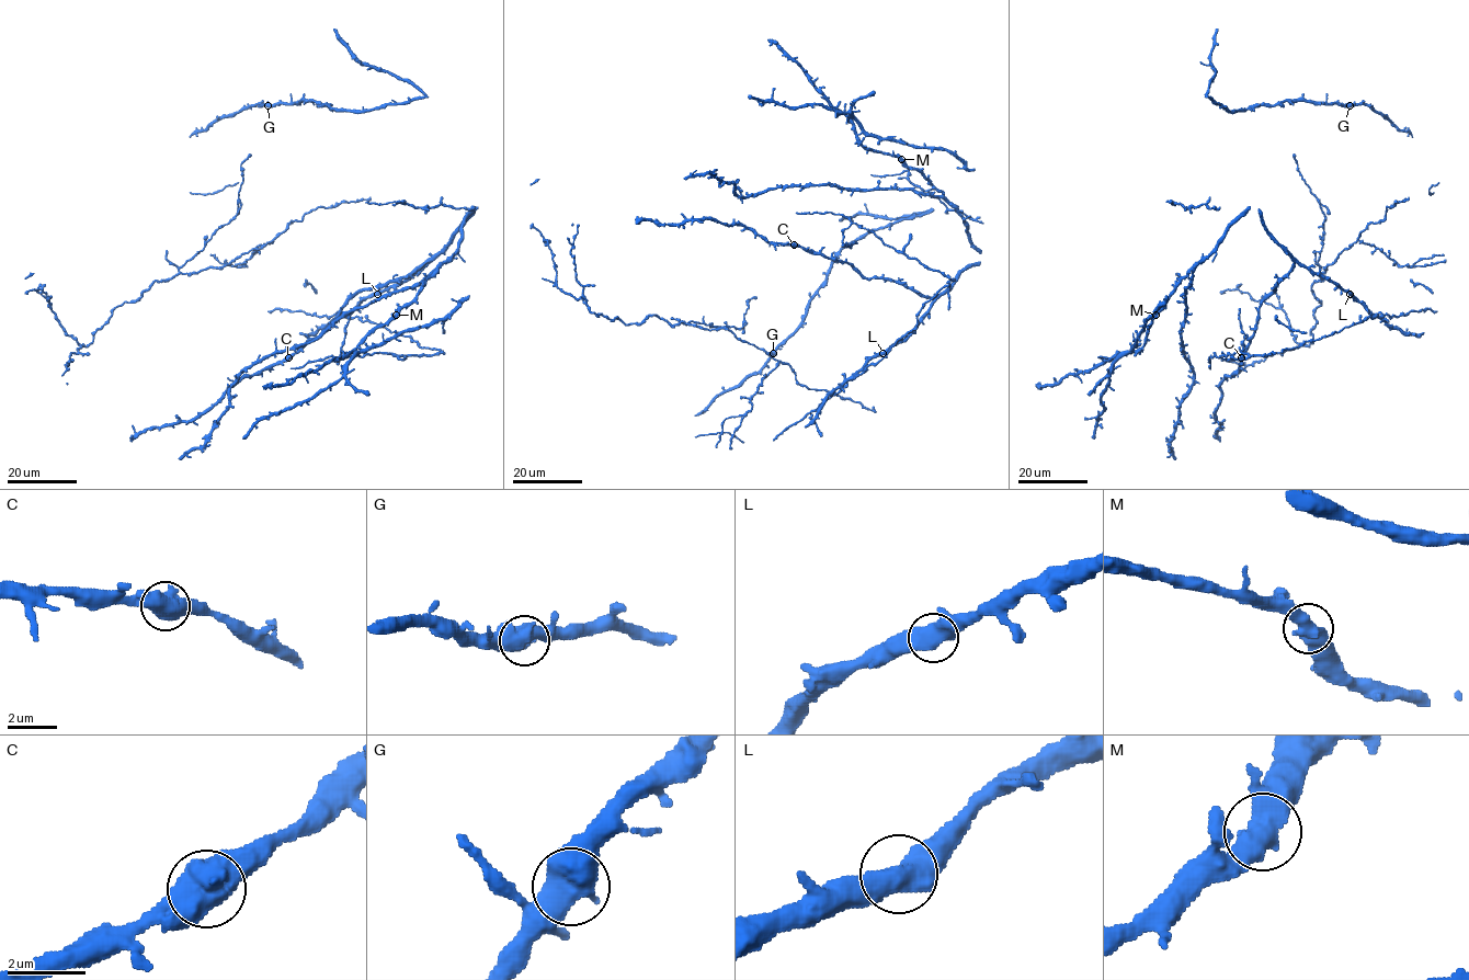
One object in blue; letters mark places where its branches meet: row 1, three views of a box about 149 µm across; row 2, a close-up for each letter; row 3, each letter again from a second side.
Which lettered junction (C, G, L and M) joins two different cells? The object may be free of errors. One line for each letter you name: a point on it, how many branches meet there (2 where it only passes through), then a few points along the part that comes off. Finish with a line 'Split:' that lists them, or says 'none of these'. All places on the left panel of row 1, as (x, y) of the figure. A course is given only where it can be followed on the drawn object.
Split: none of these

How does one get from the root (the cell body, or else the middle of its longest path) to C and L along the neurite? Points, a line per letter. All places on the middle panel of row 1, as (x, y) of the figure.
C: (803, 419), (837, 395), (869, 360), (900, 342), (933, 299), (886, 278), (866, 278), (847, 262), (793, 246)
L: (803, 419), (837, 395), (869, 360), (883, 353)

